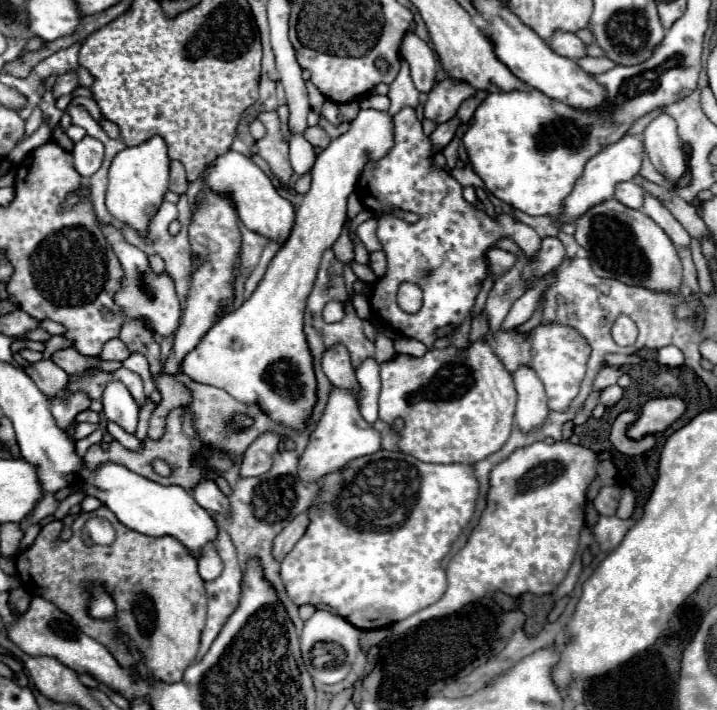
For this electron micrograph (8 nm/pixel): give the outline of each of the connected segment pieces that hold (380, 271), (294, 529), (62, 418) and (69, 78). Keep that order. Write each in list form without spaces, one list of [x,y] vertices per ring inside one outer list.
[[[377,251],[377,253],[371,253],[371,261],[369,261],[373,273],[381,279],[387,271],[387,261],[385,261],[385,253],[383,251]]]
[[[307,511],[305,513],[301,513],[301,515],[297,515],[279,535],[277,535],[277,539],[275,539],[275,547],[273,547],[273,555],[275,555],[275,559],[283,559],[291,549],[293,549],[293,545],[303,537],[303,533],[307,531],[307,525],[309,525],[309,515],[307,515]]]
[[[79,391],[51,399],[51,415],[53,415],[57,427],[63,431],[67,431],[73,425],[77,413],[81,413],[85,409],[89,409],[89,399]]]
[[[71,71],[71,73],[63,73],[63,75],[57,77],[57,83],[55,83],[55,87],[53,87],[53,93],[55,93],[55,97],[63,97],[63,95],[73,93],[77,87],[79,87],[79,83],[77,83],[77,73]]]

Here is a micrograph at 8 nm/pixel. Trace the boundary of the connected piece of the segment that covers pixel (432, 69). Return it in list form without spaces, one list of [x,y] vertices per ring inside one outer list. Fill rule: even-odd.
[[[407,33],[403,37],[399,51],[401,51],[401,57],[411,65],[411,77],[417,91],[429,93],[435,83],[435,73],[437,73],[437,59],[433,51],[427,47],[425,41],[421,41],[413,33]]]

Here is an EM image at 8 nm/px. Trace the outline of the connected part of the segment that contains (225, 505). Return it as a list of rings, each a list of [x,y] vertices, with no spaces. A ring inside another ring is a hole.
[[[205,479],[199,481],[193,487],[193,499],[207,509],[209,513],[221,513],[221,515],[229,515],[229,501],[227,497],[219,491],[219,487],[215,485],[213,479]]]

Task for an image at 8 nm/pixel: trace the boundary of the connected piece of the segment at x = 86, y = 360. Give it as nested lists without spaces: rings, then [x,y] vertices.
[[[75,347],[69,349],[61,349],[53,355],[53,361],[65,369],[69,375],[81,375],[87,369],[99,369],[105,373],[113,373],[121,367],[119,361],[105,361],[101,357],[87,357],[87,355],[79,355],[79,351],[75,351]]]

